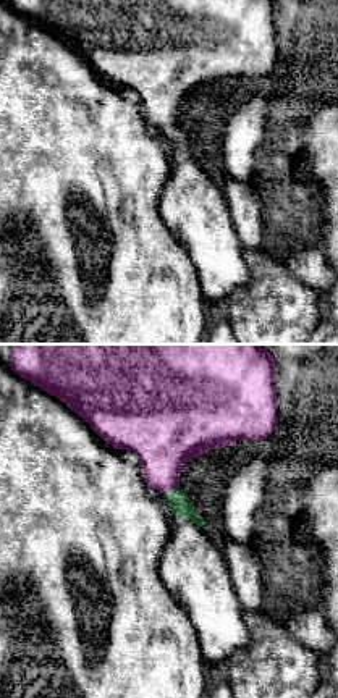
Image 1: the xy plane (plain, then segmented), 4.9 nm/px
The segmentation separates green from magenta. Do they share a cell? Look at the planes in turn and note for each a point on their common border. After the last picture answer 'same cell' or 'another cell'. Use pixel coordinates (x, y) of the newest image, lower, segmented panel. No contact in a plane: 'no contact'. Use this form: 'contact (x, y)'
contact (172, 490)

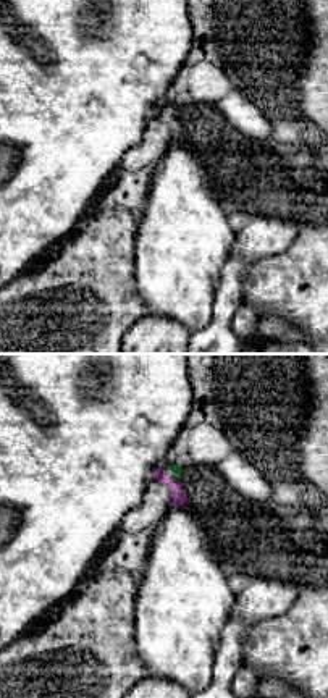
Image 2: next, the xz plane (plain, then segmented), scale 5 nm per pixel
contact (170, 475)

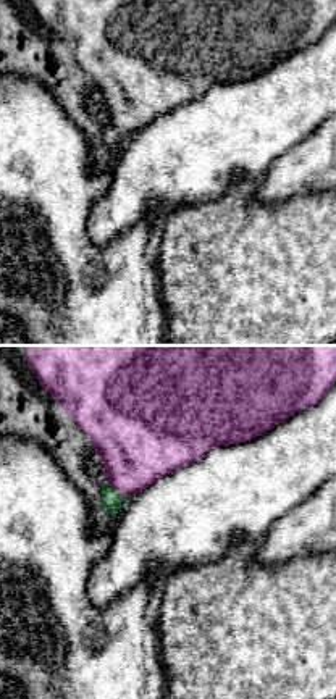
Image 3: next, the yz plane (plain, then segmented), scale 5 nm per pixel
contact (112, 488)

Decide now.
same cell

